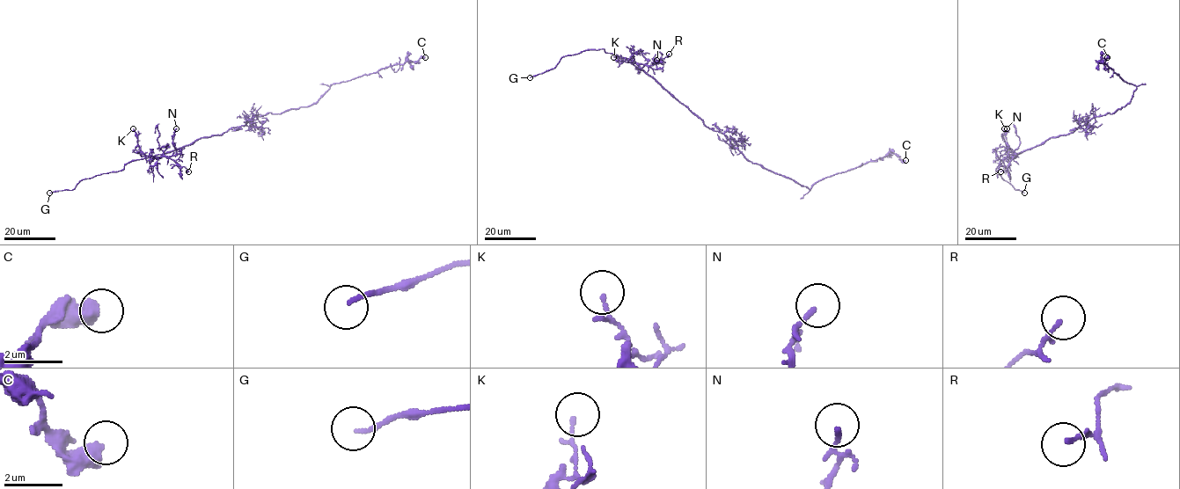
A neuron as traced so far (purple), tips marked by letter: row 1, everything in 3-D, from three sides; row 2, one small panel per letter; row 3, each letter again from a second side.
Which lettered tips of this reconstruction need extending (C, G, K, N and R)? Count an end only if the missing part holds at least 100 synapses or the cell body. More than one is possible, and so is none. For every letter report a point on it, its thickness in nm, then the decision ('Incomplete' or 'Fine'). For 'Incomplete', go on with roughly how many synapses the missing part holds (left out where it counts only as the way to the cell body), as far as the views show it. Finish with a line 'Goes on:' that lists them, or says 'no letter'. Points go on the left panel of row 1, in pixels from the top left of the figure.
C: Place: (425, 57). Thickness 550 nm. Fine
G: Place: (49, 193). Thickness 130 nm. Incomplete
K: Place: (133, 128). Thickness 90 nm. Fine
N: Place: (176, 128). Thickness 100 nm. Fine
R: Place: (188, 171). Thickness 150 nm. Fine
Goes on: G

